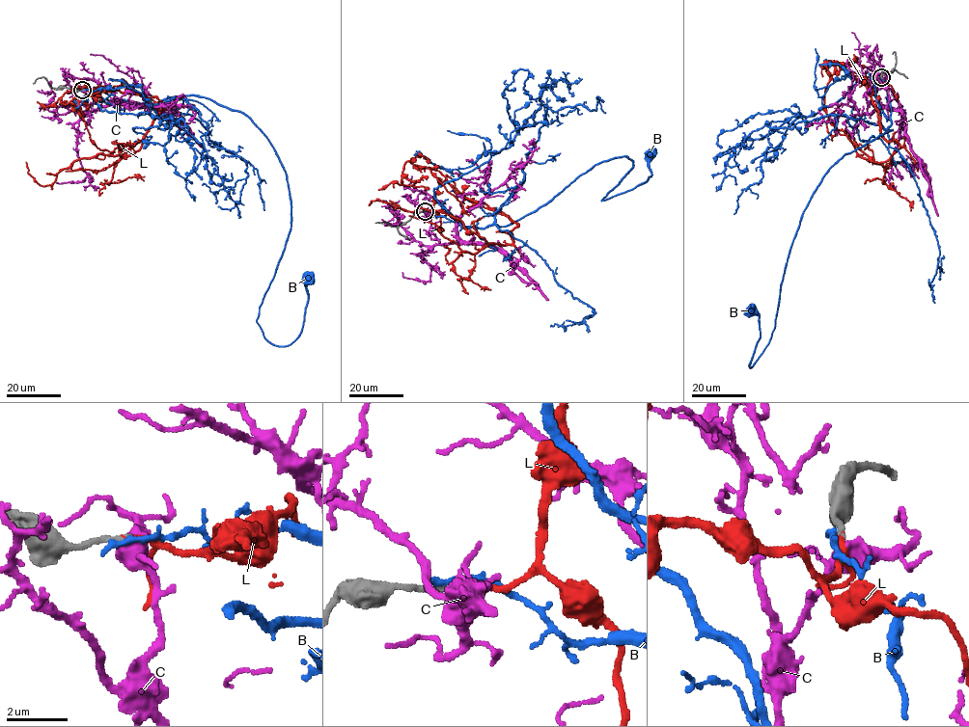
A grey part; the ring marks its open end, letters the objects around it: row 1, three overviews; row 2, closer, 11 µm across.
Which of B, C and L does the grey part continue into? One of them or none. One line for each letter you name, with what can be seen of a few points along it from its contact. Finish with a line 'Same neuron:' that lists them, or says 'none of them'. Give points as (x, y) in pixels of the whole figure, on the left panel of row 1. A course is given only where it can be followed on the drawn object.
L: via (83, 90), (121, 85), (175, 107), (159, 112), (133, 153), (76, 160), (50, 184), (36, 180), (26, 162)
Same neuron: L

